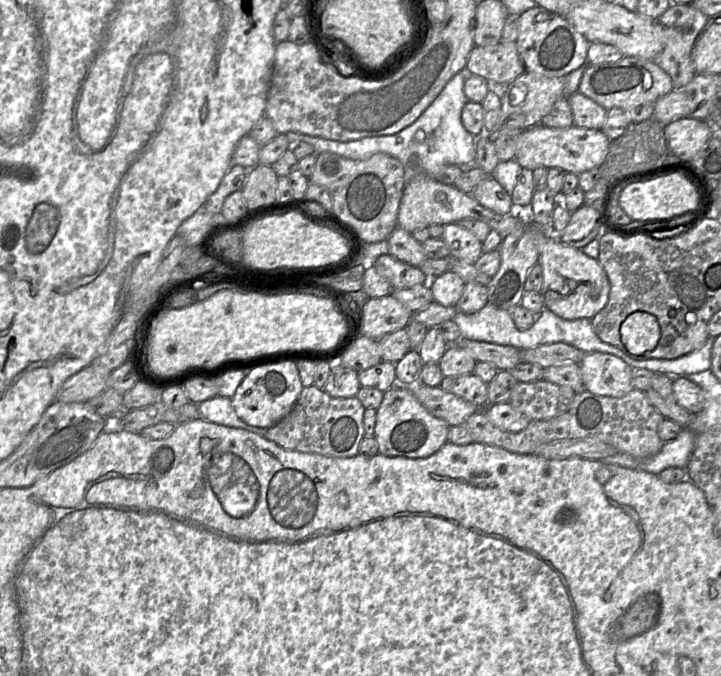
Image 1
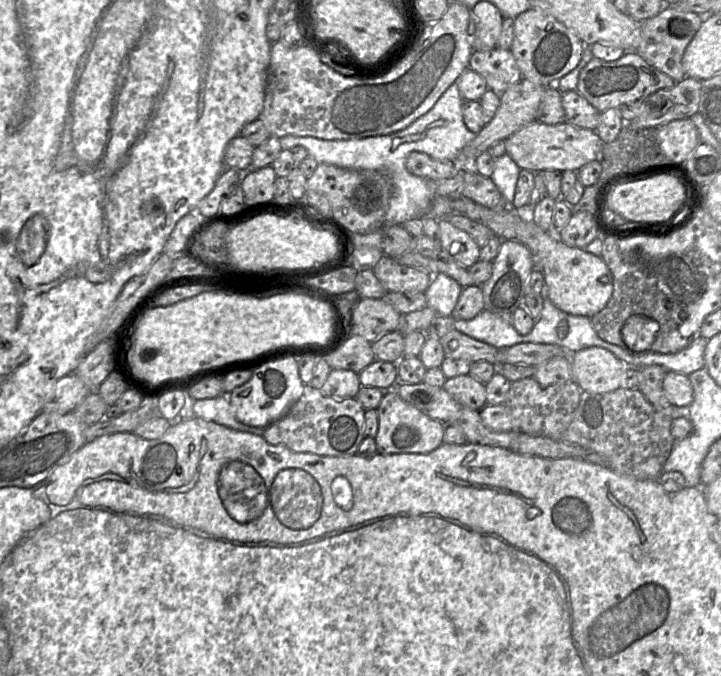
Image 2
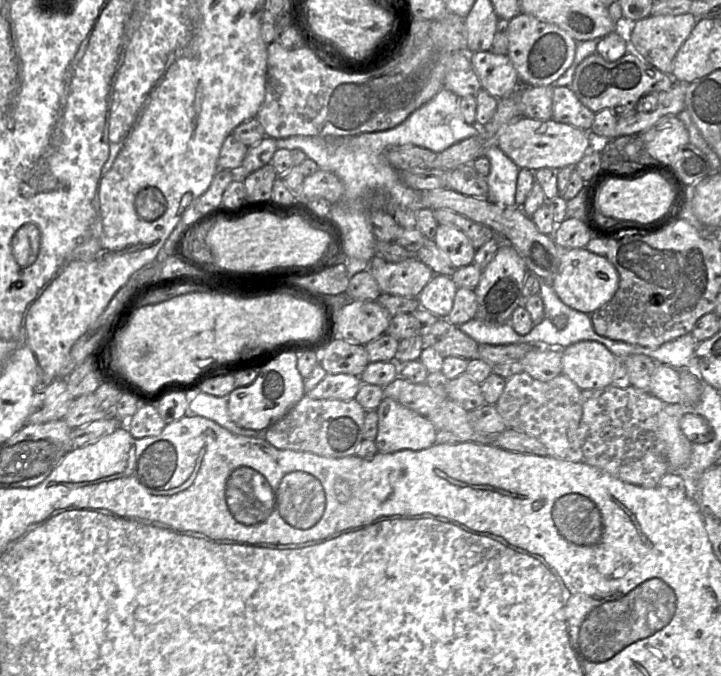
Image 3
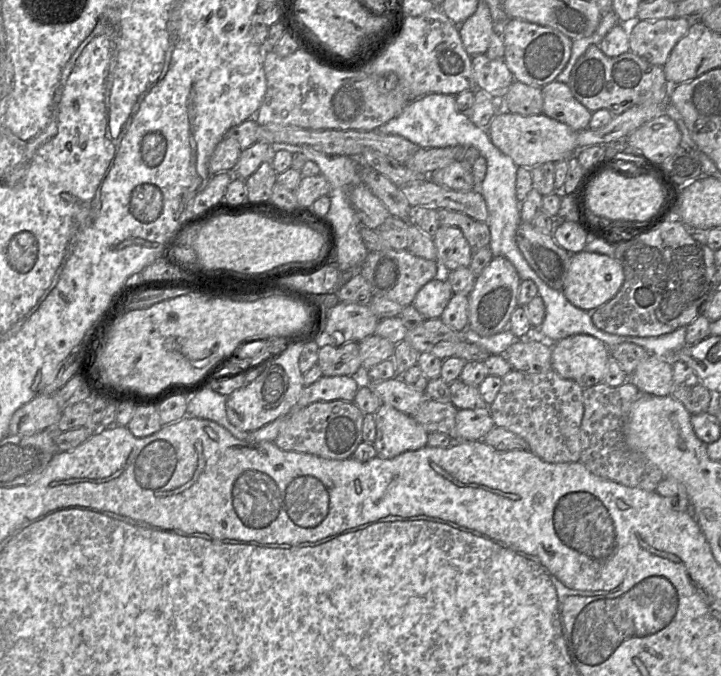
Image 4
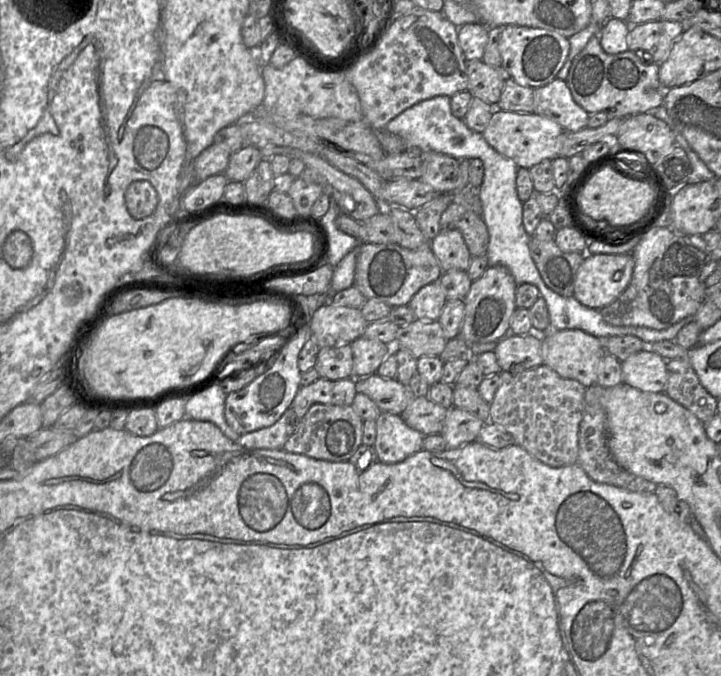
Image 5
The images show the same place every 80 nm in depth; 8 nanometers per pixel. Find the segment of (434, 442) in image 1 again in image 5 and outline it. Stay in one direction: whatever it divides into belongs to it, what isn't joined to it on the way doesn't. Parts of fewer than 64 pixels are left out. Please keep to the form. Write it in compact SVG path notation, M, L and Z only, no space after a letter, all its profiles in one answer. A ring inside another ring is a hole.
M381 412L376 419L373 447L378 461L395 464L423 449L424 437L409 427L400 415Z

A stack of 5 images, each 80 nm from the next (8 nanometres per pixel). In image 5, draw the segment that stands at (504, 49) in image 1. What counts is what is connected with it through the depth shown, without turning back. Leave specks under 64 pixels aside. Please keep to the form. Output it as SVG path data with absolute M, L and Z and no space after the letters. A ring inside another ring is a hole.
M472 60L467 61L466 73L468 77L467 91L474 98L496 106L507 78L502 67L494 68L482 60Z

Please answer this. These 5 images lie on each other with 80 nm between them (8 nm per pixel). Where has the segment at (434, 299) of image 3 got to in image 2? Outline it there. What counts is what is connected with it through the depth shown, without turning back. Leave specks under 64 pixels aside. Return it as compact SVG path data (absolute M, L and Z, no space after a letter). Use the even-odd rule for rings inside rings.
M437 273L424 292L427 306L437 315L452 316L463 287L457 280L445 273Z

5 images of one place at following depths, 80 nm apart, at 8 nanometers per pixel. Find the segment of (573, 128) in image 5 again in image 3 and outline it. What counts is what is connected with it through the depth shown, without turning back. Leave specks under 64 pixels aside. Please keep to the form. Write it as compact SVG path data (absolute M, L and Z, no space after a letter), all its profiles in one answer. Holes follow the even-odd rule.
M569 86L553 87L553 117L555 121L589 132L595 113L587 108Z

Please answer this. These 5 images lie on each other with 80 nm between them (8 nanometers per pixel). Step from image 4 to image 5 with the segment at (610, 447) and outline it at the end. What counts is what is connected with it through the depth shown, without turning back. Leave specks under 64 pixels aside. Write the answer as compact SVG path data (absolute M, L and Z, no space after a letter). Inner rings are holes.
M595 384L586 388L584 395L584 415L579 428L579 464L587 475L597 483L607 484L640 494L652 494L657 484L636 476L620 467L613 459L607 440L607 414L602 404L605 388Z

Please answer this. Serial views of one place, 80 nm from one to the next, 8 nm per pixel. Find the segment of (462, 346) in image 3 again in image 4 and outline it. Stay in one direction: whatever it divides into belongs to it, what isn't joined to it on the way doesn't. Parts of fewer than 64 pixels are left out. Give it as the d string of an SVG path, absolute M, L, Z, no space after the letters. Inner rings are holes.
M440 318L425 320L409 329L404 338L419 353L431 353L441 360L453 357L463 340L462 333L445 325Z

